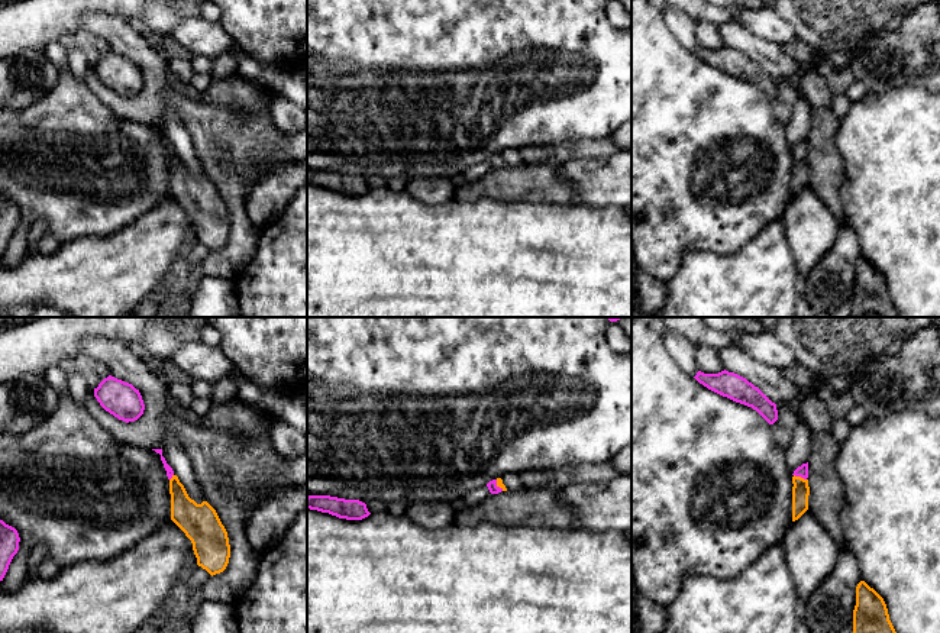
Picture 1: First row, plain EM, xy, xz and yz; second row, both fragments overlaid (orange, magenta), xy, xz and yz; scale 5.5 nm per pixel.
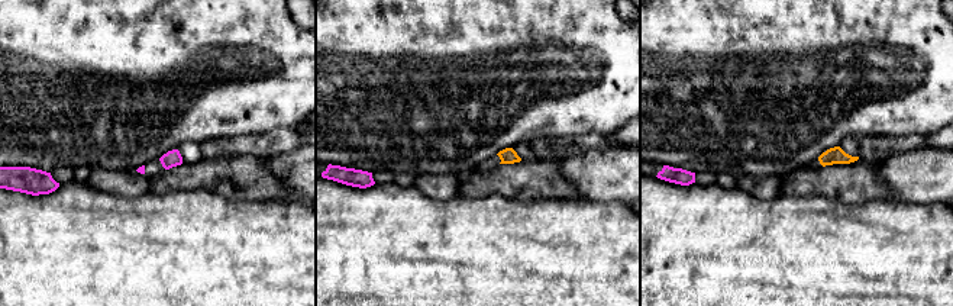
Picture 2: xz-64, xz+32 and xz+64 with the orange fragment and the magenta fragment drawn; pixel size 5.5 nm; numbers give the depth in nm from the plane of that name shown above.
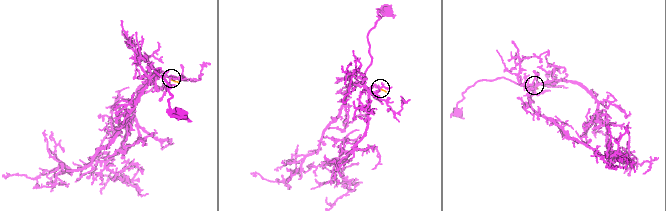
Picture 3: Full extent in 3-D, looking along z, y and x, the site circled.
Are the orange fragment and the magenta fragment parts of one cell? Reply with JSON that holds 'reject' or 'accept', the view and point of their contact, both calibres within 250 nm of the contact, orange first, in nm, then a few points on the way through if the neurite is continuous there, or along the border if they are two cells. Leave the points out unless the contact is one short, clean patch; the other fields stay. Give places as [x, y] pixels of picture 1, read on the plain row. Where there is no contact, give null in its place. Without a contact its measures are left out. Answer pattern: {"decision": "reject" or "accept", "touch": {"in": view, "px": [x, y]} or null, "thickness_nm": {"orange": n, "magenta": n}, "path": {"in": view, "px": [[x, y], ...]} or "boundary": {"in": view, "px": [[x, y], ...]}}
{"decision": "accept", "touch": {"in": "yz", "px": [800, 152]}, "thickness_nm": {"orange": 100, "magenta": 70}, "path": {"in": "yz", "px": [[800, 167], [800, 152], [801, 147]]}}

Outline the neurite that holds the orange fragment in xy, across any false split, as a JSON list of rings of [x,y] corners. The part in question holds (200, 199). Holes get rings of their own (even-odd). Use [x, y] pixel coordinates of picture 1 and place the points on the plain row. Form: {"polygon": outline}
{"polygon": [[[152,125],[161,130],[161,136],[169,155],[171,196],[185,209],[193,219],[197,240],[211,252],[226,245],[230,233],[230,220],[224,201],[216,185],[203,177],[191,175],[162,132],[162,125]]]}

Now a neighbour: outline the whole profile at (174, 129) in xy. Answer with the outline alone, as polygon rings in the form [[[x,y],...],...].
[[[162,100],[161,104],[164,107],[162,132],[172,143],[174,151],[177,151],[180,158],[184,161],[188,172],[197,180],[201,180],[206,175],[194,149],[190,132],[180,120],[175,109],[169,104],[169,100]]]

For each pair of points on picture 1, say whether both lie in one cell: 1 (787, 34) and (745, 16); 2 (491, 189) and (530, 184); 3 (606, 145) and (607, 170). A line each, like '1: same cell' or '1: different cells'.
1: same cell
2: same cell
3: different cells

